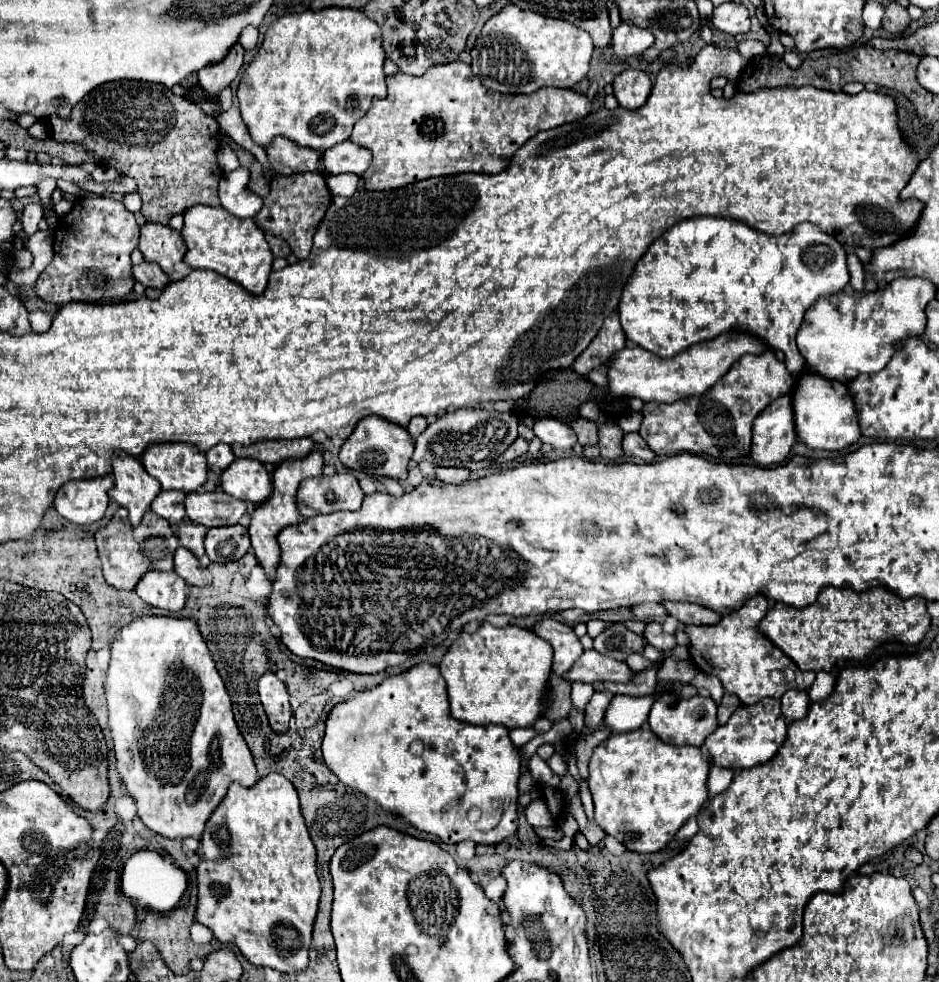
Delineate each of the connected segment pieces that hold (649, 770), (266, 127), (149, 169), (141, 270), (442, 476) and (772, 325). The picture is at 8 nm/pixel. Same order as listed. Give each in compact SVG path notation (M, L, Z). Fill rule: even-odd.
M636 729L628 733L610 735L602 741L590 759L590 793L594 799L594 821L606 831L606 835L616 837L628 851L636 853L656 853L660 851L676 831L708 801L708 775L712 763L702 755L700 747L692 745L666 745L650 729Z
M326 7L278 19L266 29L264 41L238 85L240 113L250 137L260 147L266 147L274 135L282 135L298 145L318 151L326 151L336 143L346 141L354 123L370 109L372 99L386 97L384 61L386 53L382 47L382 29L360 9Z
M112 81L96 87L84 99L80 99L68 119L52 115L48 121L52 139L64 143L90 143L90 151L104 159L106 167L114 167L122 175L132 177L142 197L142 215L150 223L168 225L172 215L184 213L198 203L220 207L218 181L222 177L222 169L216 161L218 123L198 105L188 103L184 97L176 97L168 87L146 81Z
M140 263L140 265L134 265L132 267L132 275L136 281L140 281L144 287L166 287L170 283L168 275L156 265L156 263Z
M436 467L436 477L444 483L460 485L460 483L470 479L470 471L468 469L456 469L456 467Z
M690 217L672 225L666 235L658 237L638 259L622 289L618 313L628 341L652 351L658 357L674 357L686 349L686 343L694 345L714 339L720 333L740 329L758 335L772 349L784 351L788 371L792 375L800 375L806 363L796 345L796 333L806 311L820 299L842 291L848 281L850 275L846 269L844 247L820 227L800 223L788 233L766 235L752 231L740 221L724 217Z

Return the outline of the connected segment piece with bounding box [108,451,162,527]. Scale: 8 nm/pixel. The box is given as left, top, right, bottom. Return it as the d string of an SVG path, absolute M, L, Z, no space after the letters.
M114 451L112 455L112 475L114 487L108 495L130 513L130 523L136 527L144 513L150 509L150 503L162 491L160 483L150 477L140 463L140 459L126 455L124 451Z

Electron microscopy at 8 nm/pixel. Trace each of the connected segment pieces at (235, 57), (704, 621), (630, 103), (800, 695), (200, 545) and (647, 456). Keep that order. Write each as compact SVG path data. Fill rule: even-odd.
M236 43L220 63L206 65L204 69L200 69L198 81L202 89L208 95L218 95L238 75L238 69L242 67L242 57L244 57L244 49L240 43Z
M666 601L664 607L666 607L666 611L670 615L674 615L684 625L716 625L720 621L720 615L718 613L714 613L708 607L696 605L696 603L674 603L674 601Z
M628 69L614 79L614 97L624 109L640 109L650 95L650 77L642 69Z
M788 689L782 695L782 713L788 721L796 721L806 717L808 707L810 707L810 697L806 691L798 691L798 689Z
M190 521L180 523L180 527L178 527L180 545L186 547L188 551L192 551L196 557L202 557L204 555L204 537L206 537L206 531L208 531L206 527L190 523Z
M626 433L624 441L622 441L622 449L626 453L626 457L634 457L640 461L654 461L654 451L648 447L648 443L640 437L640 433Z

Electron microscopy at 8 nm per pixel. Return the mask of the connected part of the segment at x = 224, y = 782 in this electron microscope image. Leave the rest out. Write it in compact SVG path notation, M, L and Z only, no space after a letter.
M140 617L134 623L126 625L118 635L116 641L112 643L112 659L110 659L110 669L108 669L108 677L106 677L106 699L108 699L108 723L112 729L112 737L114 737L114 751L116 751L116 769L120 771L122 781L126 783L128 793L136 799L136 807L138 807L138 817L142 819L142 823L152 829L154 833L168 837L168 839L186 839L186 837L194 837L200 839L206 821L210 819L210 815L214 813L214 809L222 803L222 799L228 793L228 787L232 781L242 783L244 787L252 787L260 781L258 773L256 773L256 765L252 759L252 753L242 737L242 733L238 731L238 725L234 721L234 713L232 713L232 703L228 697L228 691L218 675L218 669L214 667L214 661L210 659L210 651L196 627L196 623L192 619L176 619L176 617Z

